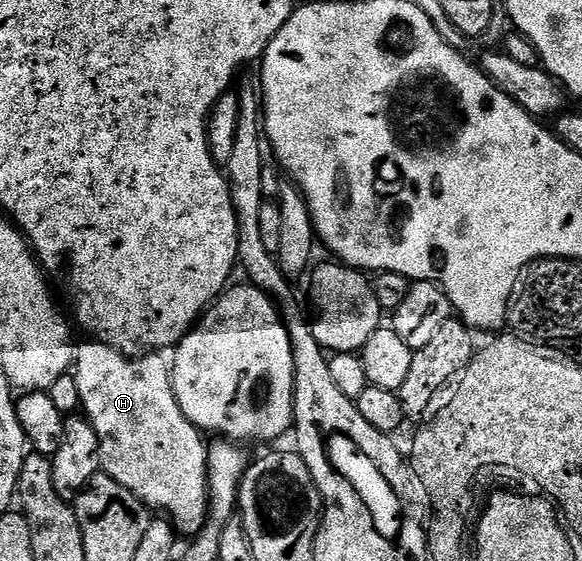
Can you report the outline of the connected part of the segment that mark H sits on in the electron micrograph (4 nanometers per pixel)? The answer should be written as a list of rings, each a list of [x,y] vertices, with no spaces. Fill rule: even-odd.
[[[86,342],[90,343],[77,344],[72,371],[76,389],[80,389],[81,414],[96,429],[96,437],[100,441],[101,470],[124,485],[124,489],[131,491],[140,502],[165,516],[179,536],[197,535],[206,523],[210,489],[206,476],[208,443],[202,440],[205,439],[203,432],[184,417],[184,409],[180,409],[176,401],[171,360],[167,356],[165,359],[162,353],[131,357],[109,343]]]

